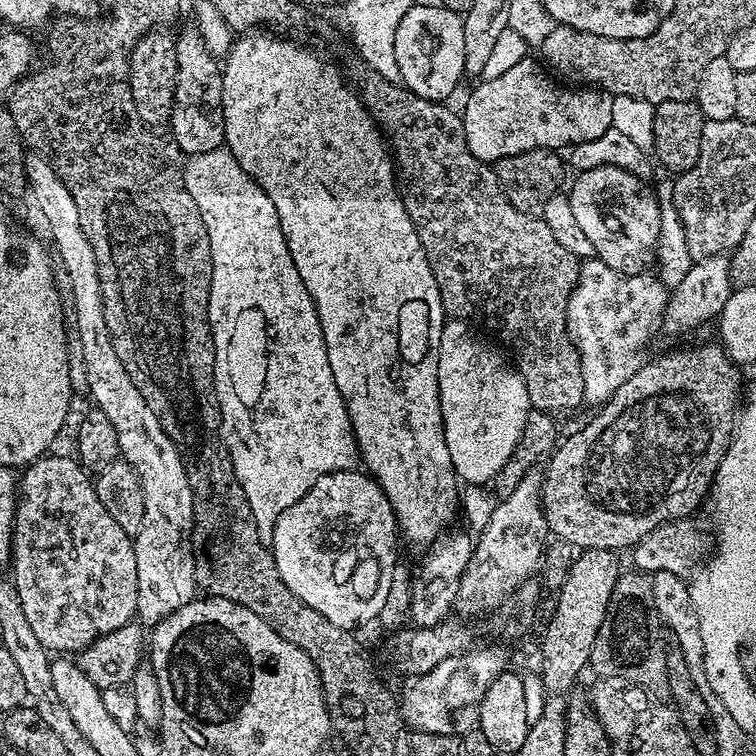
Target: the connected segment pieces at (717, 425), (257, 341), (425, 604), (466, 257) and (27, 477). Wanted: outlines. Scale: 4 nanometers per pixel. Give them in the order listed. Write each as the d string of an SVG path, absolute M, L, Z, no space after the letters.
M717 343L714 344L700 344L697 348L684 348L681 352L668 352L665 356L650 361L649 364L648 361L641 363L636 372L630 378L626 378L626 382L622 382L622 386L608 399L607 404L597 411L600 413L581 432L576 432L573 436L566 437L565 440L563 437L555 445L550 456L552 461L549 462L548 469L543 469L542 472L544 485L540 491L540 501L544 507L544 517L548 523L549 533L556 540L564 540L567 544L580 550L589 548L597 548L598 550L625 548L625 550L631 550L636 547L639 540L646 538L646 534L650 534L650 530L662 526L669 520L682 520L691 517L692 511L699 506L703 498L705 501L713 480L717 479L722 458L728 455L728 447L734 439L734 429L738 413L742 407L741 369L730 359L723 347Z
M228 147L215 148L206 154L191 157L184 166L186 190L190 190L190 198L198 206L202 222L210 238L210 258L212 259L212 281L210 282L210 298L208 299L208 325L212 331L212 341L216 351L214 362L214 382L216 383L216 403L220 406L220 438L224 441L224 449L232 460L234 474L246 494L246 502L250 502L250 510L254 514L254 522L258 526L258 534L263 544L271 545L274 526L298 498L302 498L318 482L320 476L331 472L351 472L361 463L360 449L356 446L354 430L350 422L350 414L346 410L346 402L334 382L334 374L330 371L330 358L326 354L326 342L322 338L322 326L318 322L318 314L302 278L298 274L298 266L294 266L294 258L290 258L290 250L286 246L286 238L282 234L282 226L278 222L278 210L274 210L274 202L266 198L266 190L258 186L242 166L238 166L238 158Z
M448 530L441 535L435 544L427 549L424 561L420 564L420 573L412 584L412 597L408 600L408 612L412 615L411 623L421 629L431 629L431 624L440 624L452 608L457 607L456 595L460 589L460 579L472 557L473 537L464 532Z
M363 62L357 63L356 73L350 76L350 80L356 93L360 95L360 101L368 107L372 121L378 125L385 141L390 145L390 155L394 161L397 179L396 188L400 191L402 206L406 206L406 214L410 214L410 222L414 222L414 230L418 230L419 248L426 250L426 262L430 262L434 282L438 282L438 294L442 298L445 313L453 320L463 320L472 326L481 324L486 331L493 332L498 339L504 340L505 346L512 351L513 357L511 356L511 359L514 361L515 367L526 382L528 403L535 411L557 414L556 412L572 412L579 404L583 405L585 399L580 355L576 352L572 340L565 332L568 299L580 277L581 261L574 254L570 254L570 250L566 250L566 246L562 246L555 240L550 226L546 226L543 218L528 216L522 210L510 206L510 202L496 177L495 167L491 163L479 160L474 149L468 145L468 136L464 132L464 121L457 109L455 112L454 109L447 108L449 106L447 103L415 96L414 93L409 92L404 87L403 83L391 84L386 82L386 78L382 78L382 74L378 74L378 70L370 70Z
M45 454L21 473L12 524L10 579L30 630L54 654L74 654L98 637L131 623L137 608L137 556L133 539L98 499L89 473L73 455Z

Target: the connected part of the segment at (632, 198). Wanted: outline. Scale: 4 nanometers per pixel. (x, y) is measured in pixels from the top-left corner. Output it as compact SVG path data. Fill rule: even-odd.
M603 164L579 173L567 193L568 206L574 214L574 222L582 226L582 234L590 238L590 246L596 251L595 259L606 262L610 270L623 276L638 276L647 273L656 259L656 243L659 240L659 202L655 191L644 185L645 181L632 172L622 170L613 164Z

